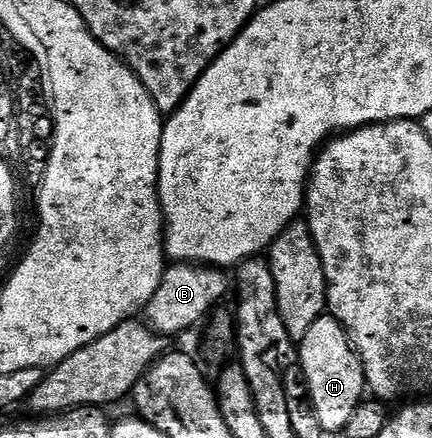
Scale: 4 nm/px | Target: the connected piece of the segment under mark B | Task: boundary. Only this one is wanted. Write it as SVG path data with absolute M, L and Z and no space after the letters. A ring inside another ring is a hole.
M179 262L167 265L165 272L162 273L160 288L156 288L152 300L148 300L148 304L144 307L146 325L163 336L182 334L185 330L192 329L206 313L207 317L221 303L218 301L229 290L231 293L232 282L228 274L226 278L226 274L225 269L205 264Z

